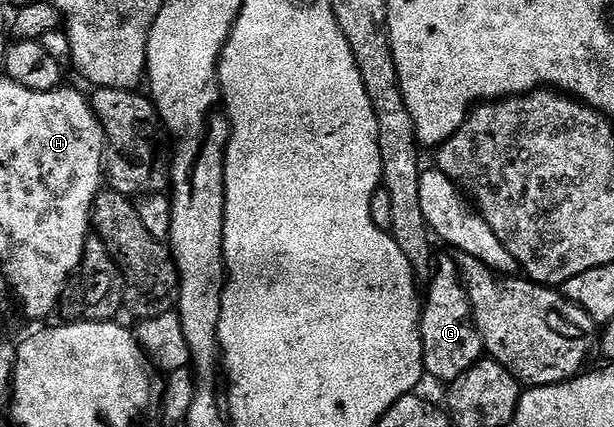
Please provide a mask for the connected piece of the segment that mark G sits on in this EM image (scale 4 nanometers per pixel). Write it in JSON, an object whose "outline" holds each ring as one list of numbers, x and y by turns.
{"outline":[[447,257,435,267,435,276,427,287,421,303,419,332,423,346,423,370,428,376,440,379,444,385,455,382,474,363,484,358,485,352,479,331,471,316,471,306,459,280,459,270,454,258]]}

